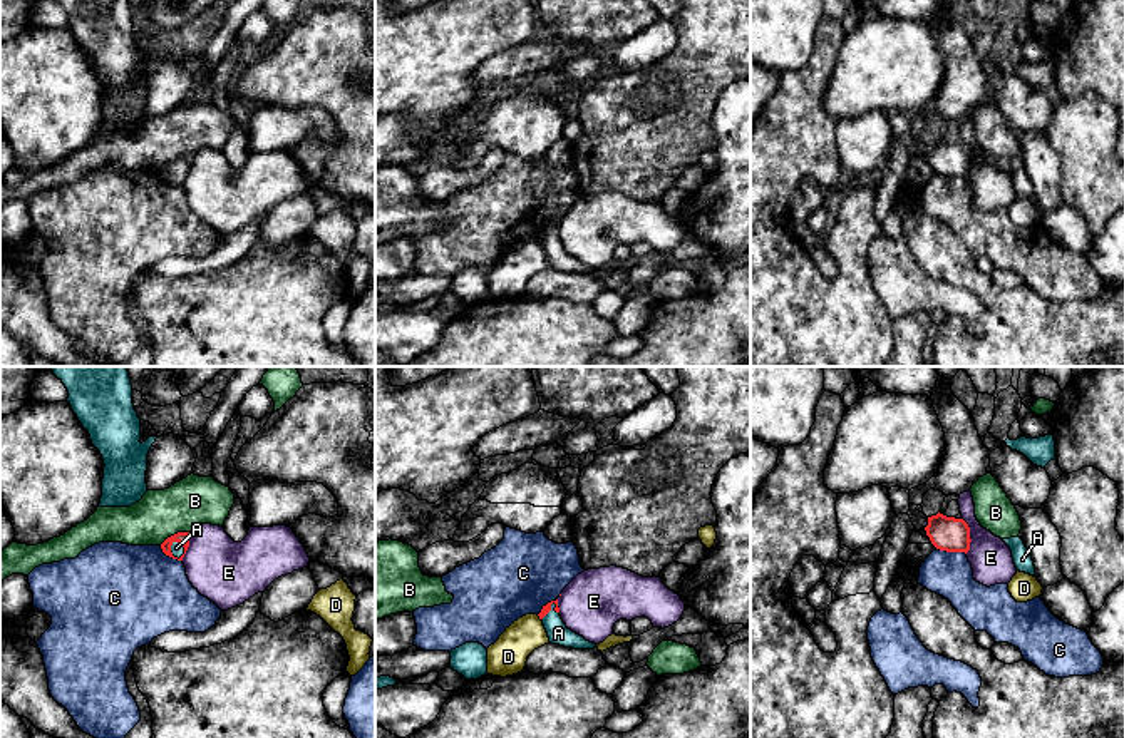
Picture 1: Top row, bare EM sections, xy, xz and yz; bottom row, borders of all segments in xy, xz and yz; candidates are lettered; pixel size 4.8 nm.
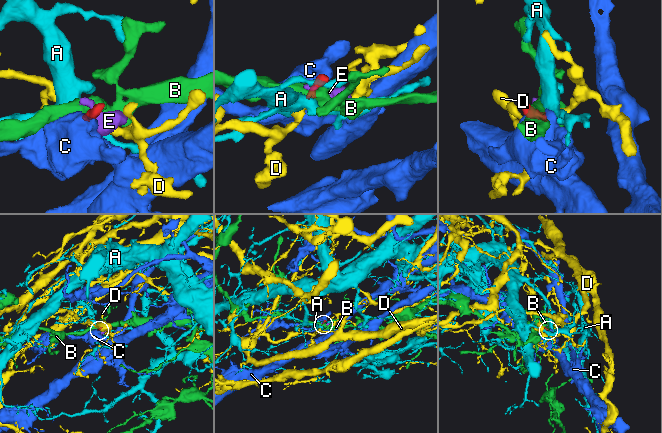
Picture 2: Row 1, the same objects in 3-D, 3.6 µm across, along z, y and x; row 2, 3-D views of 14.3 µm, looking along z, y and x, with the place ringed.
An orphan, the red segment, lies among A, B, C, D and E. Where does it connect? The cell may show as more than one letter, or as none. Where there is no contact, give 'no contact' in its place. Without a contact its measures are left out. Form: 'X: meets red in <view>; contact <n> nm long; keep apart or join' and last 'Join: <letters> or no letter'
A: meets red in xy; contact 100 nm long; join
B: meets red in xy; contact 160 nm long; keep apart
C: meets red in yz; contact 150 nm long; keep apart
D: meets red in xz; contact 40 nm long; keep apart
E: meets red in yz; contact 170 nm long; keep apart
Join: A

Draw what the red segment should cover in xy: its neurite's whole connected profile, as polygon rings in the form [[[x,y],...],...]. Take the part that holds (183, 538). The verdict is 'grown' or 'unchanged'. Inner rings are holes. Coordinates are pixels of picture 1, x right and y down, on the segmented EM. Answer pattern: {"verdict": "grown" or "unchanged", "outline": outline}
{"verdict": "grown", "outline": [[[178,532],[178,534],[168,537],[161,544],[162,552],[178,561],[183,561],[188,547],[189,547],[189,532]]]}

